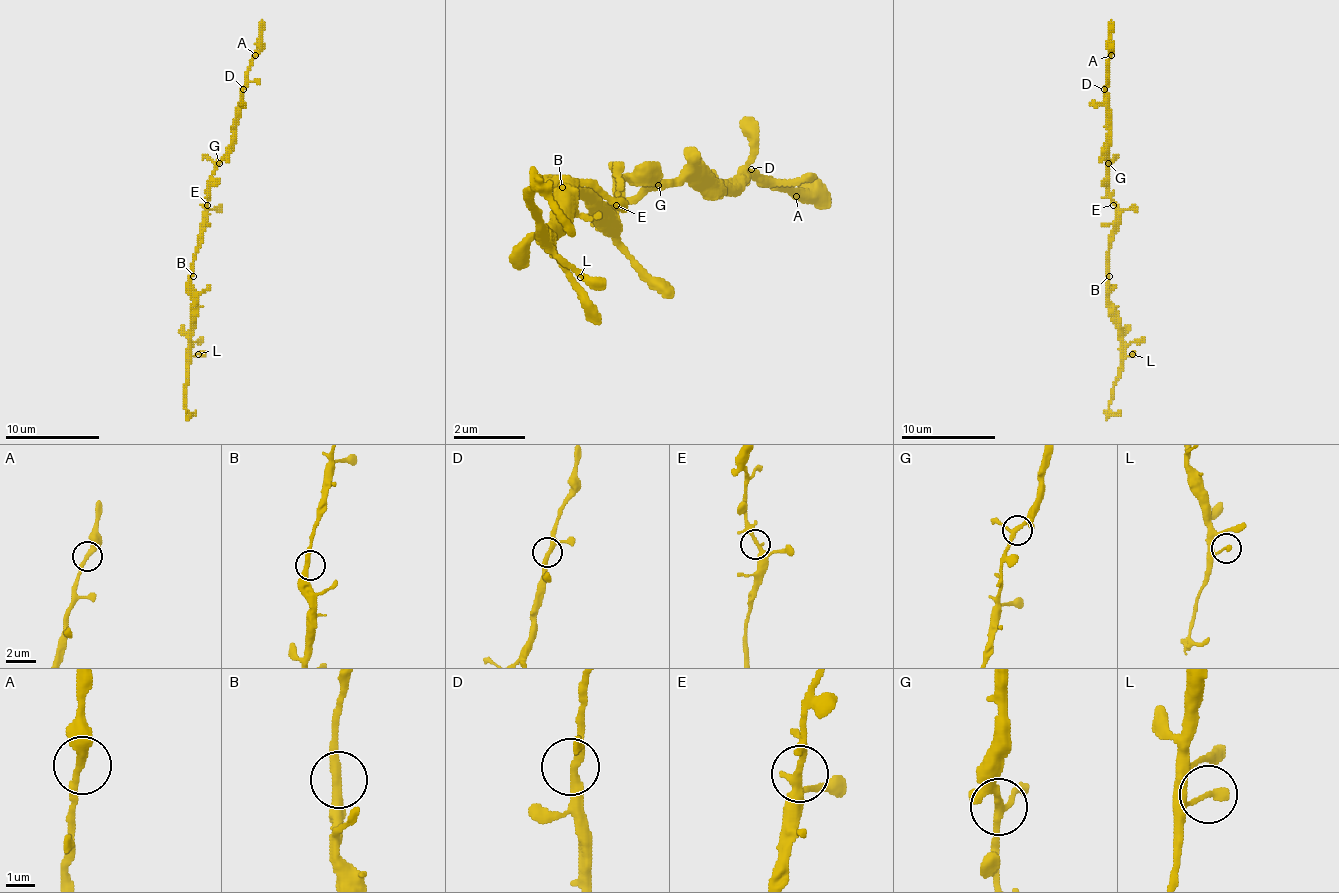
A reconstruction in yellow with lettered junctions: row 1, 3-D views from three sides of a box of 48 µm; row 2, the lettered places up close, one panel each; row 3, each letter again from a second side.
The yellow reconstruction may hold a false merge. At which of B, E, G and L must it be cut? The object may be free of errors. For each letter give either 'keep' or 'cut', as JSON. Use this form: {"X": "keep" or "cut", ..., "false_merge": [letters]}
{"B": "keep", "E": "keep", "G": "keep", "L": "keep", "false_merge": []}

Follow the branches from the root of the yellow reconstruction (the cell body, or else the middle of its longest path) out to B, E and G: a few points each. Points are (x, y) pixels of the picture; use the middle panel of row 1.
B: (598, 214), (571, 187), (562, 187)
E: (598, 214), (607, 214), (616, 205)
G: (598, 214), (607, 214), (625, 187), (661, 187)

